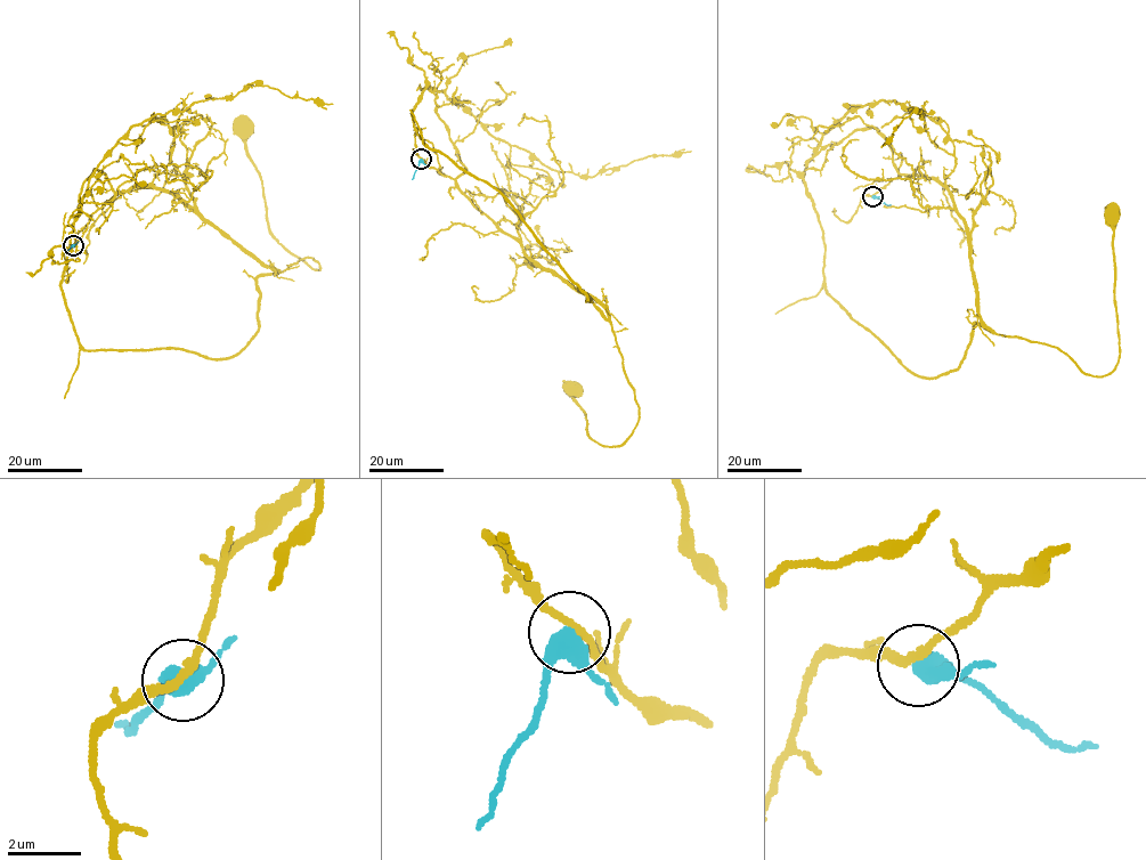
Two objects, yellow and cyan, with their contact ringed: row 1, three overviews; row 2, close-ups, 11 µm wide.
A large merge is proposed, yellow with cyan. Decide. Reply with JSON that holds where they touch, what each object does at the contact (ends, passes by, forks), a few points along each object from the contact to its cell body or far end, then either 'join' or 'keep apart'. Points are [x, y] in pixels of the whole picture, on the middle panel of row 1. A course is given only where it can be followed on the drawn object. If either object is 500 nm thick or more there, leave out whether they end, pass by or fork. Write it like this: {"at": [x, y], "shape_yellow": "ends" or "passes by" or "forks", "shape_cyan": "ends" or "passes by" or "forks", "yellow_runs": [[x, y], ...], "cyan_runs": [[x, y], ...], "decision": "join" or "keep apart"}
{"at": [421, 159], "shape_yellow": "passes by", "shape_cyan": "passes by", "yellow_runs": [[421, 159], [453, 179], [530, 259], [601, 303], [639, 408], [632, 435], [616, 446], [592, 439], [575, 390]], "cyan_runs": [[421, 159], [412, 179]], "decision": "keep apart"}

